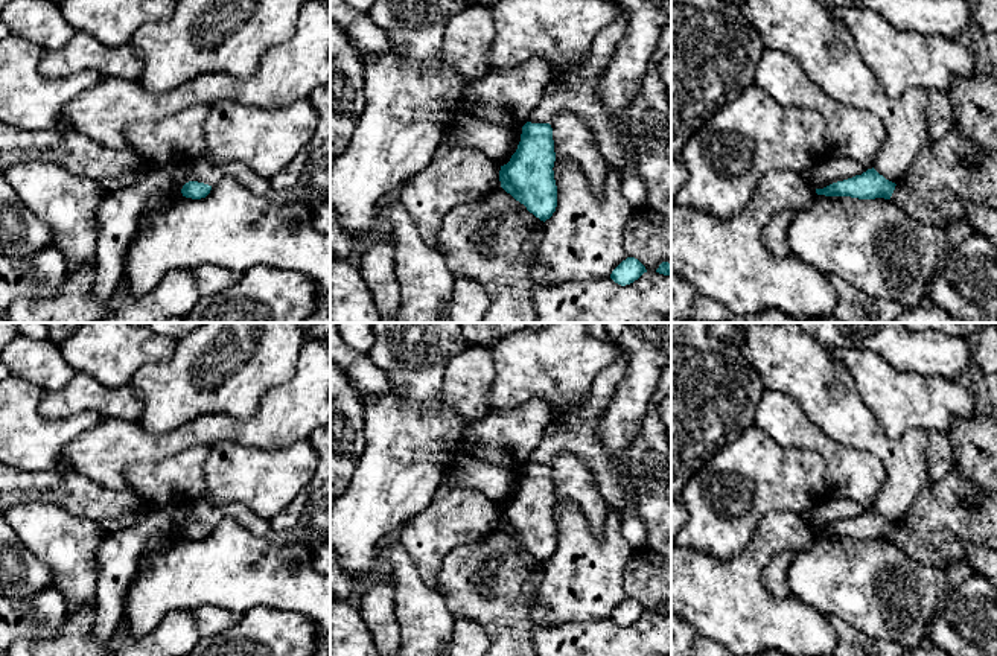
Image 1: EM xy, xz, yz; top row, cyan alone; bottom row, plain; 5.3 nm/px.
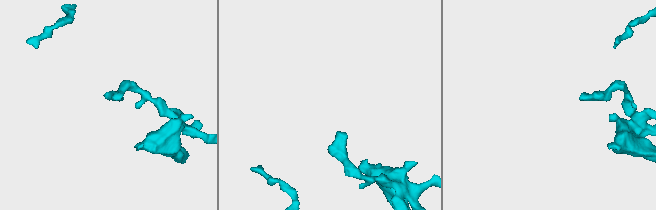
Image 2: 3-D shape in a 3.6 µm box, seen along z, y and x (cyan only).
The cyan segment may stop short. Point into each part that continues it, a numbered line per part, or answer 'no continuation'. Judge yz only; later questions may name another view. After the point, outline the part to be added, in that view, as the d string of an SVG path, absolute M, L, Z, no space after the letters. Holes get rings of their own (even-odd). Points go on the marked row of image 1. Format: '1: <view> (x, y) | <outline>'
no continuation

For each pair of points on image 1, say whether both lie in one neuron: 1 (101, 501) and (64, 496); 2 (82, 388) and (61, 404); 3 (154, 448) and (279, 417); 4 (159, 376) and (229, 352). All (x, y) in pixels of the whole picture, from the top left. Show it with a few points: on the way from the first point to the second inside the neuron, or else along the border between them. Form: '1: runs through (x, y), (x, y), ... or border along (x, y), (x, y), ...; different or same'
1: runs through (92, 501), (73, 496); same
2: runs through (78, 393), (66, 402); same
3: runs through (184, 437), (207, 429), (248, 429); same
4: runs through (175, 376), (203, 376), (212, 369); same

